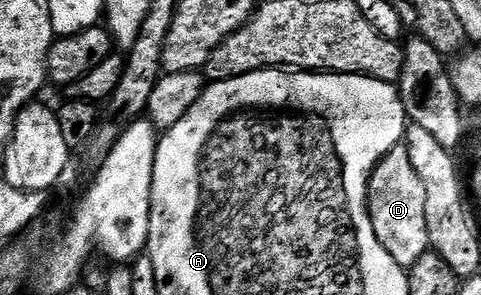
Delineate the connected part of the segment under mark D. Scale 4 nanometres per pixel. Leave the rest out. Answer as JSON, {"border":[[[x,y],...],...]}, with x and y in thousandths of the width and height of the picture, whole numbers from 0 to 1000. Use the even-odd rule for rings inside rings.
{"border":[[[825,492],[773,576],[765,614],[765,729],[802,861],[819,871],[825,898],[842,912],[863,905],[894,851],[886,668],[888,641],[854,559],[844,495]]]}

